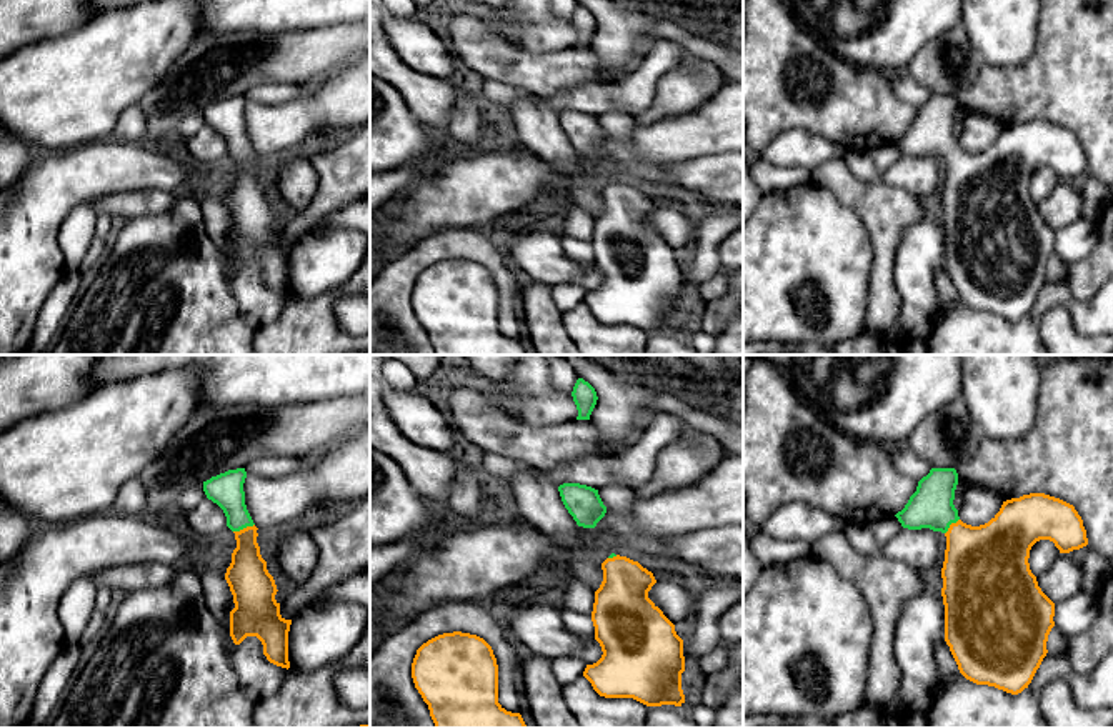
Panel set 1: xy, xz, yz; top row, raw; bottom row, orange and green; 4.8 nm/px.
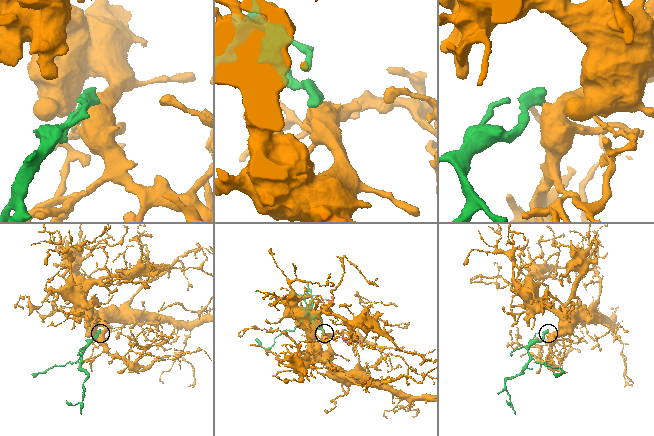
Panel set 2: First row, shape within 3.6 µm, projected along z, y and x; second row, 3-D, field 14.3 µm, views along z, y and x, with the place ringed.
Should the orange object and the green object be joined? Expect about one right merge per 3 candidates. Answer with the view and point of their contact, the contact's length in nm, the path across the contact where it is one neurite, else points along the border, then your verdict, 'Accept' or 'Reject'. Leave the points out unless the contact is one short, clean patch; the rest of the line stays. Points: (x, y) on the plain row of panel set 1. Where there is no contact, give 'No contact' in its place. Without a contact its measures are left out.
Touches orange at xy (244, 155). Shared border 110 nm. Path across: xy (249, 207), (244, 155), (227, 115). Accept

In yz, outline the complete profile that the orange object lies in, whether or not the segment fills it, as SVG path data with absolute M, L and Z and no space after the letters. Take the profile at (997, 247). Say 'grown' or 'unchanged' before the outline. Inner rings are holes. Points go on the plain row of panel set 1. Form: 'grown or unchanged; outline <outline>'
grown; outline M931 95L895 143L903 155L930 155L946 163L941 195L945 268L960 300L976 312L1018 322L1028 315L1046 283L1048 262L1055 253L1055 230L1030 197L1030 177L1040 167L1053 168L1060 180L1080 177L1088 172L1086 157L1073 132L1045 120L1006 127L988 150L966 152L953 132L956 112L955 95Z

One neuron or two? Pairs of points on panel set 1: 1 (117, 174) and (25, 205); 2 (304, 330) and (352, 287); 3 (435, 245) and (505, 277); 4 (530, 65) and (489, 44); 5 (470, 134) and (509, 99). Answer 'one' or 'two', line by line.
1: one
2: one
3: one
4: one
5: one

